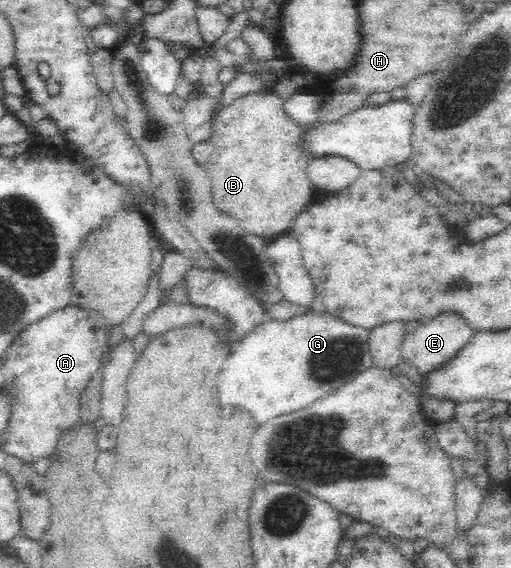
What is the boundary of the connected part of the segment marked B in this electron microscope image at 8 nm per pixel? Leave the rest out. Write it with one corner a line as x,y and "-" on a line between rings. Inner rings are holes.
261,90
247,93
224,105
212,121
209,141
214,145
210,160
203,167
211,183
215,207
235,220
249,234
274,239
287,232
297,214
301,214
313,200
313,188
305,176
305,168
311,160
309,154
300,152
294,143
302,132
301,126
283,111
283,99
273,91

